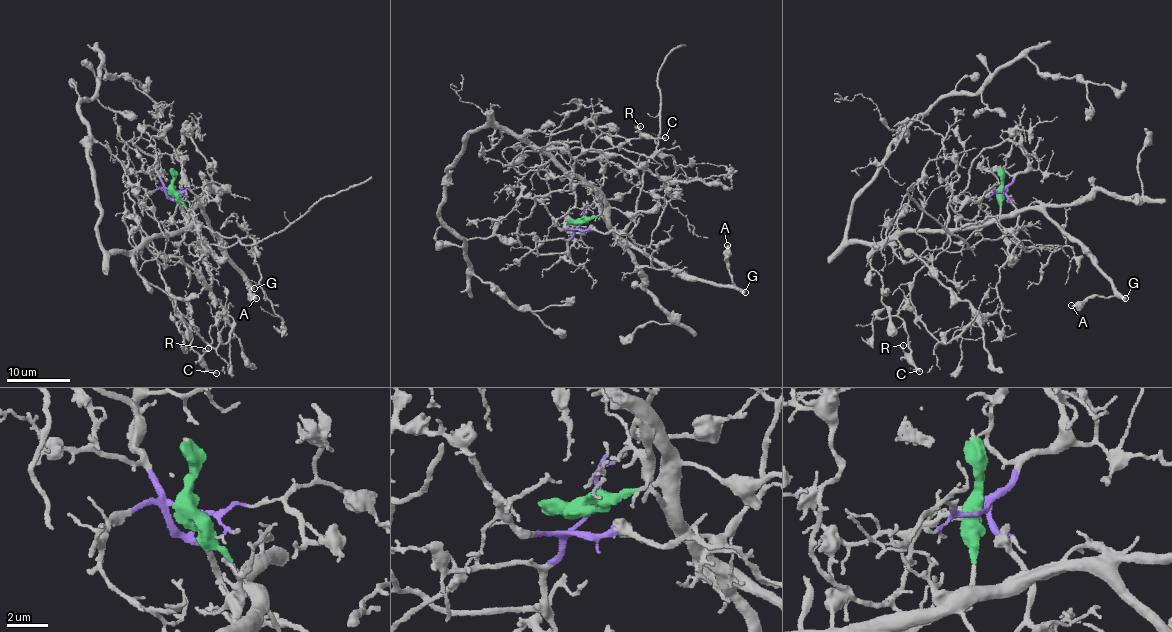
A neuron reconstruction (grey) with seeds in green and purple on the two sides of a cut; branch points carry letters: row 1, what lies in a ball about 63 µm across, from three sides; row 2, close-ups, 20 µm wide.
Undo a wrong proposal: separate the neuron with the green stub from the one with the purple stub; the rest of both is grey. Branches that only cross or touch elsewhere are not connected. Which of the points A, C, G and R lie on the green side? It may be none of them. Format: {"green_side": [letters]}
{"green_side": ["A", "G"]}

